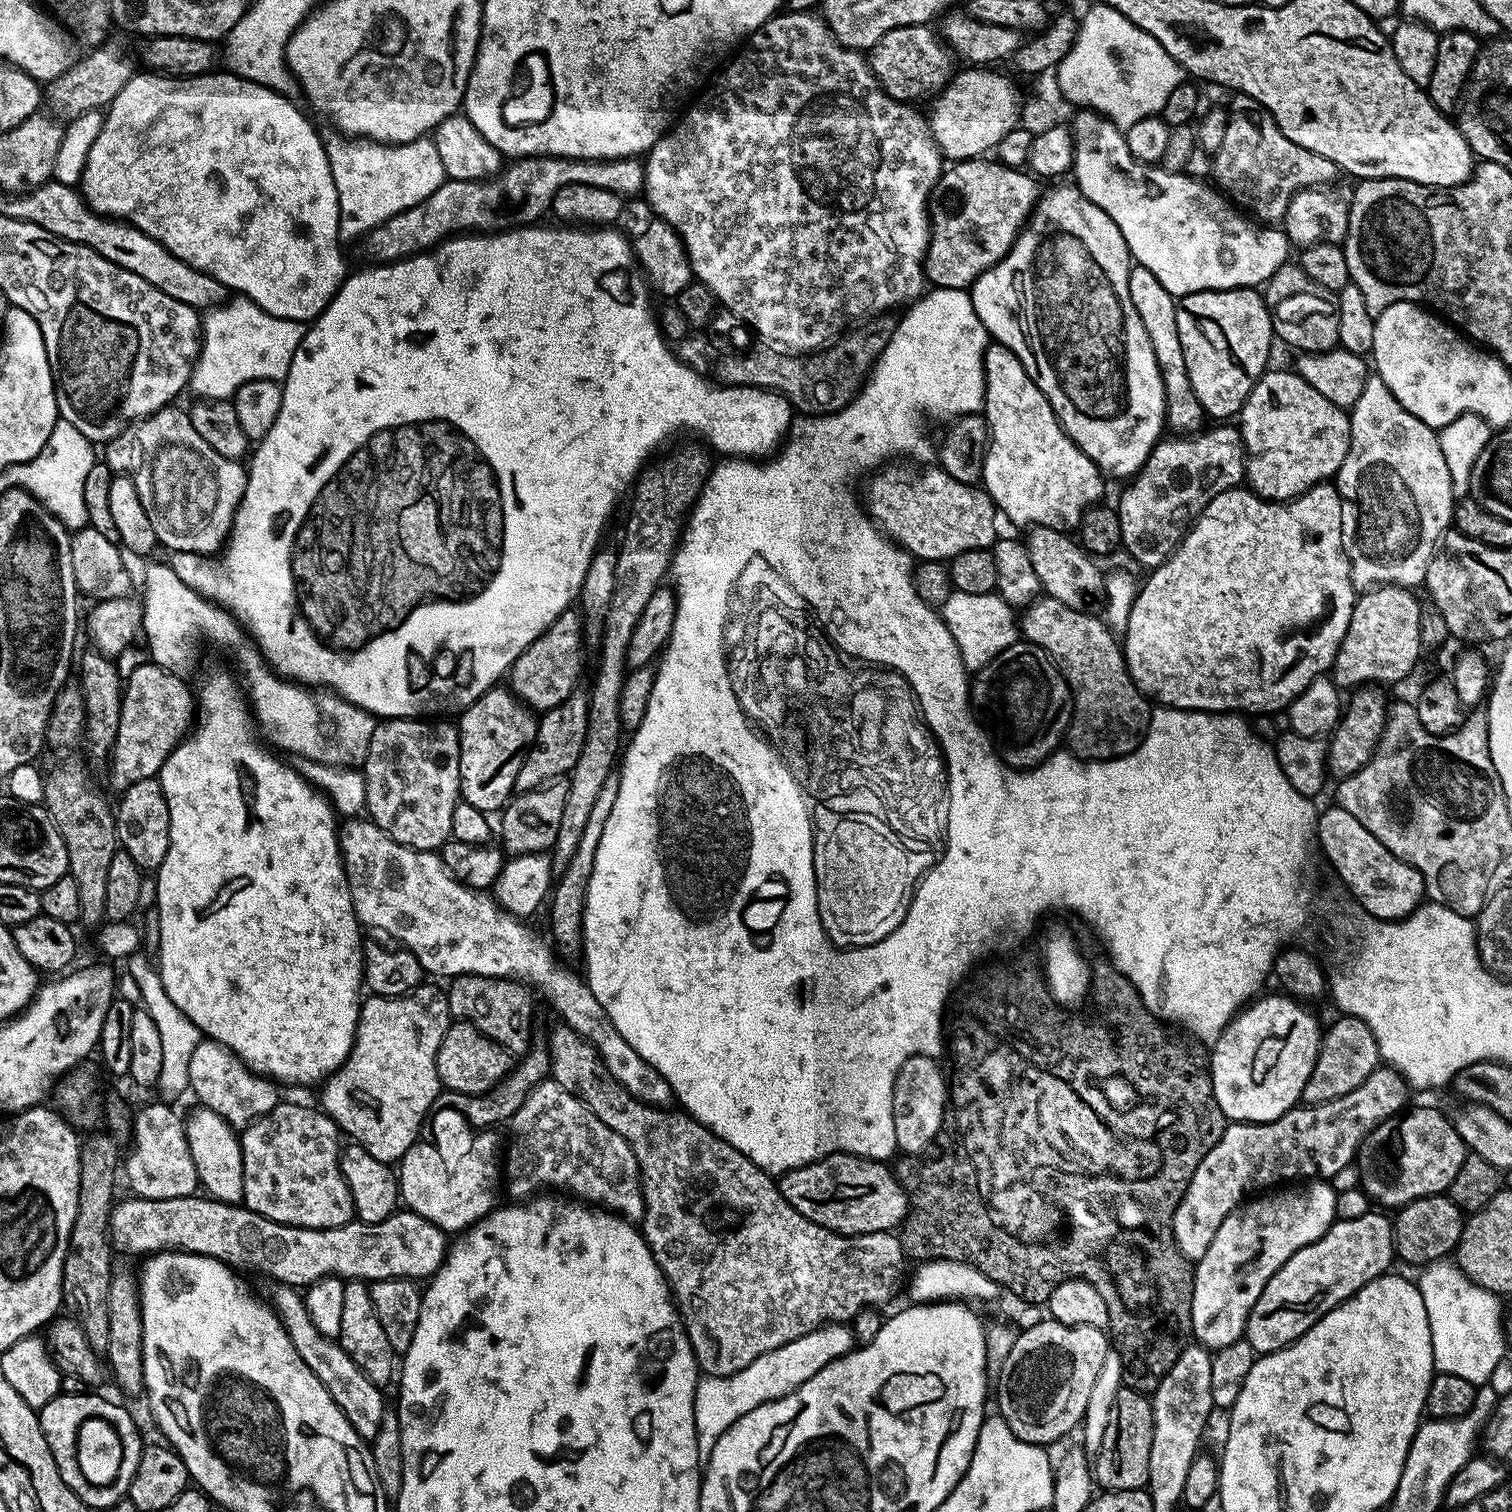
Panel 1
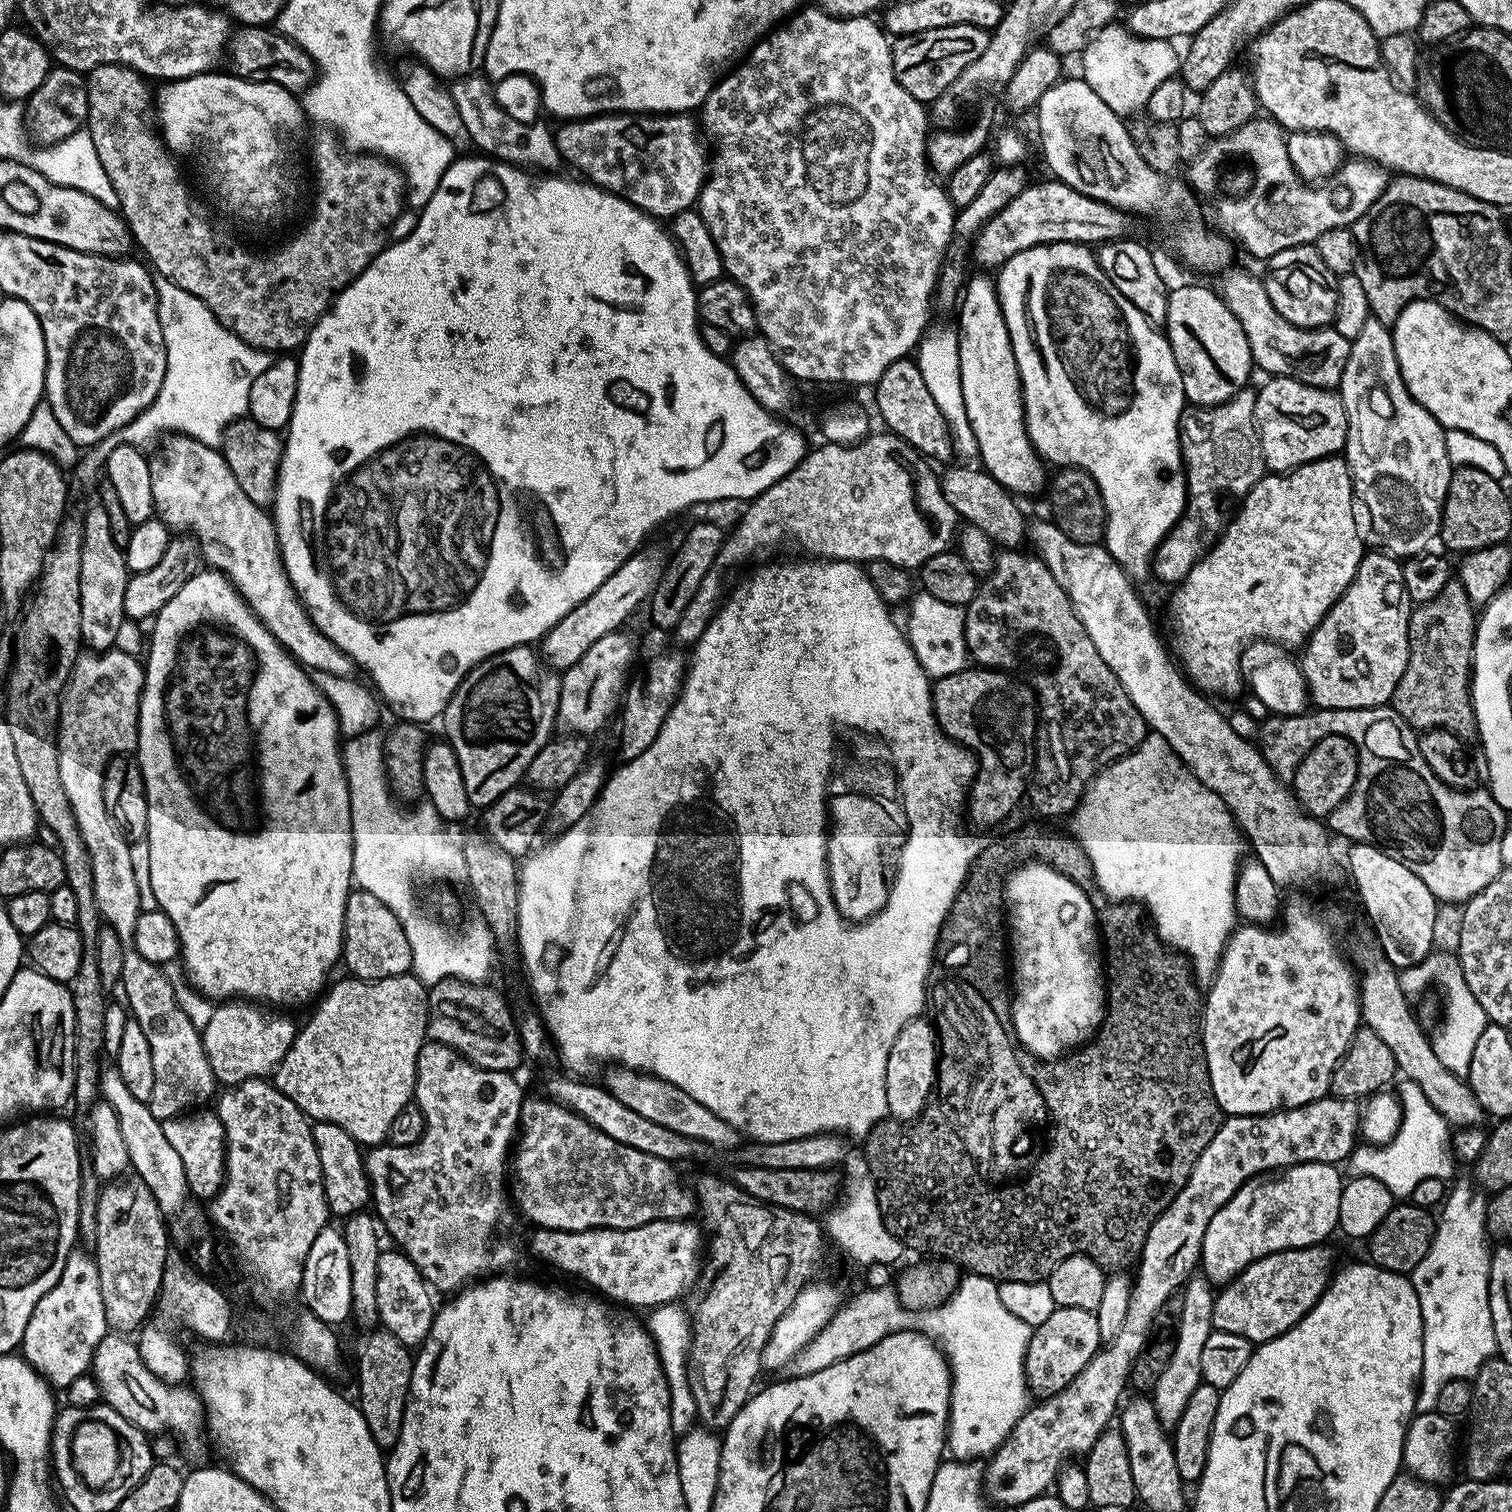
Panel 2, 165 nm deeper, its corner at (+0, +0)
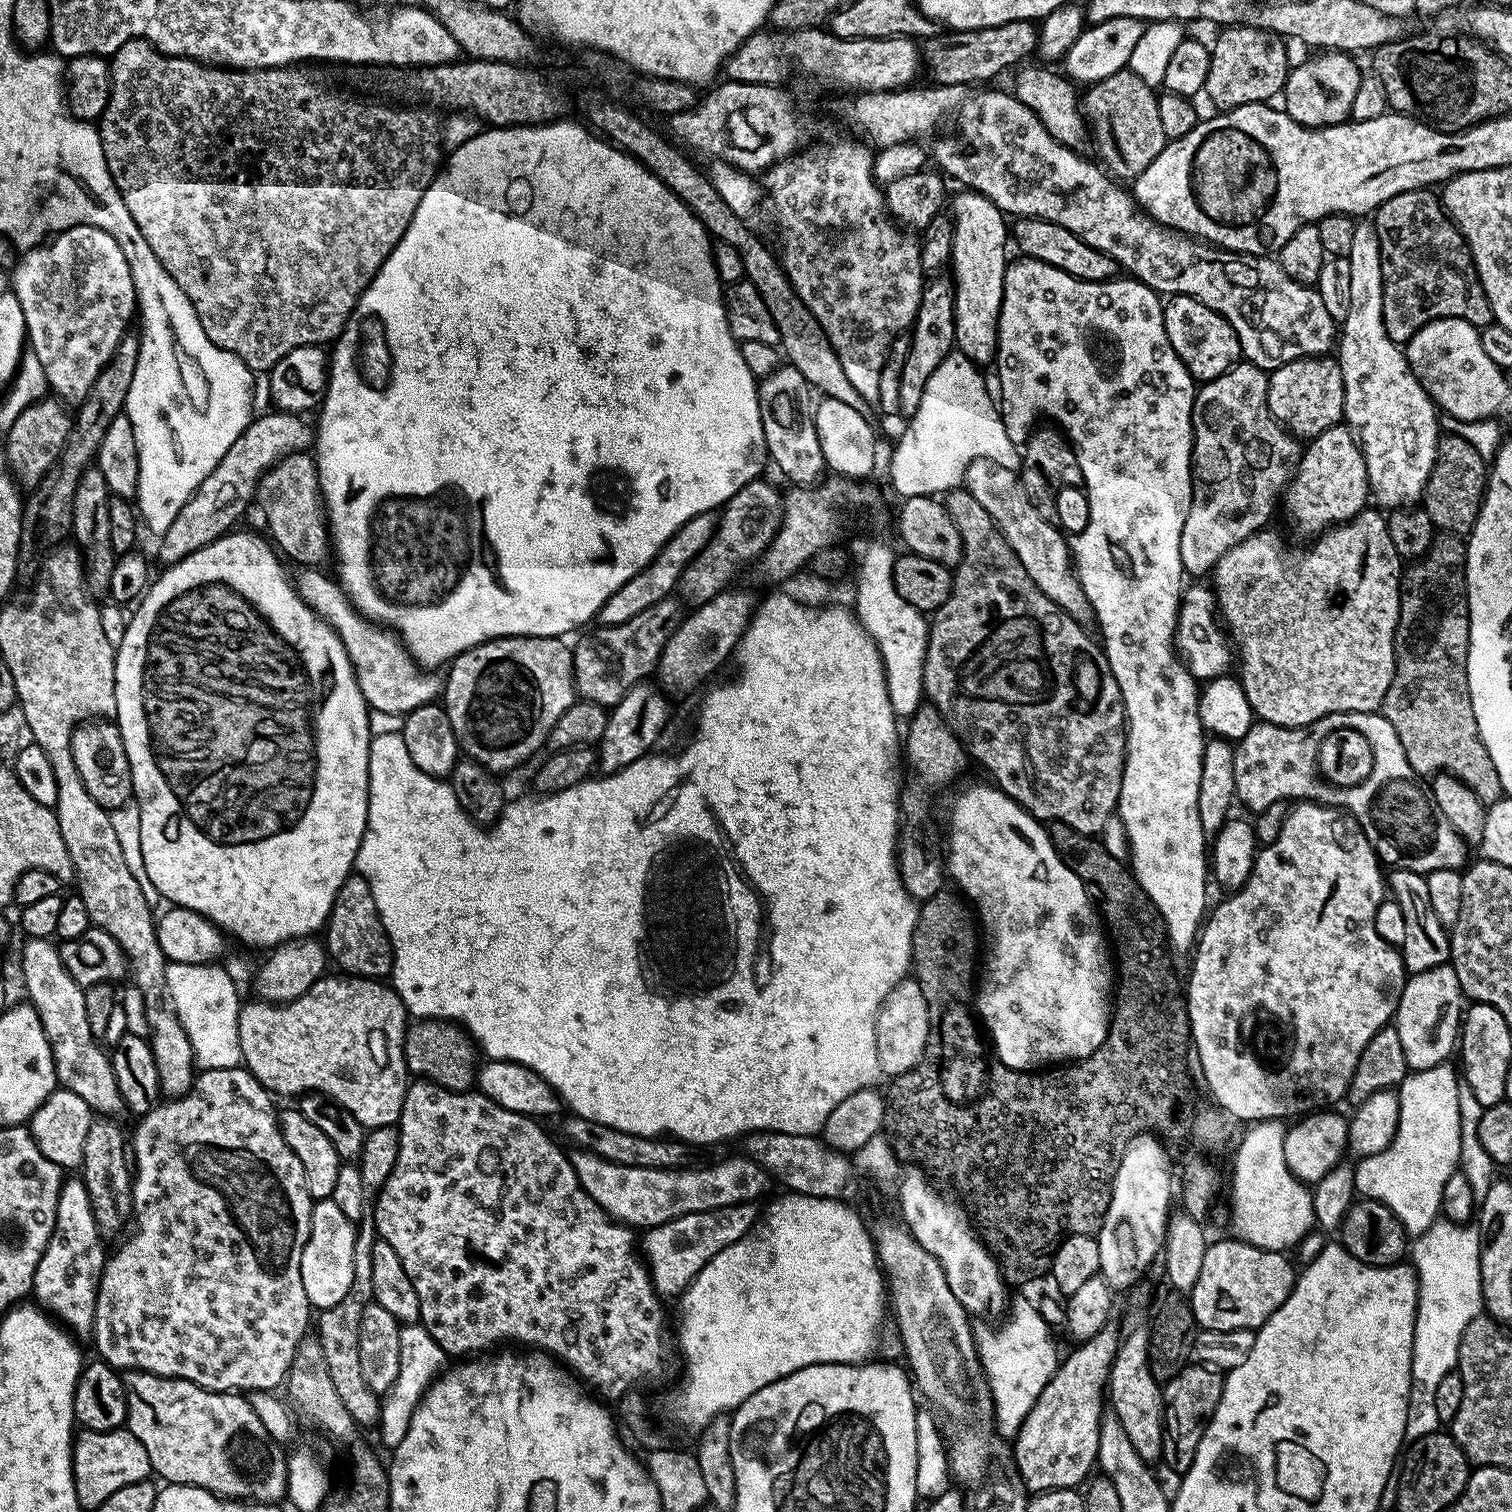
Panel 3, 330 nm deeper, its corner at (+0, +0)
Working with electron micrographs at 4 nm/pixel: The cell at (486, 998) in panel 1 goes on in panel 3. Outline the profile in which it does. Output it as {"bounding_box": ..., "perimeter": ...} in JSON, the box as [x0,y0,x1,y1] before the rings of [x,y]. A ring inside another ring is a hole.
{"bounding_box":[403,1018,478,1092],"perimeter":[[[424,1018],[411,1023],[404,1035],[403,1056],[413,1077],[430,1080],[451,1092],[467,1092],[473,1087],[478,1052],[472,1037],[453,1021]]]}

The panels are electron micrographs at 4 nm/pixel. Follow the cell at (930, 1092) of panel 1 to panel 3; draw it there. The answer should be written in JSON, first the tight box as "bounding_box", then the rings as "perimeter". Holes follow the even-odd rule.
{"bounding_box":[876,978,929,1078],"perimeter":[[[914,978],[899,980],[894,990],[890,990],[890,994],[882,1002],[876,1016],[876,1049],[881,1073],[885,1077],[888,1075],[888,1078],[895,1078],[918,1066],[926,1050],[929,1030],[928,1007],[922,994],[922,986],[918,986]]]}

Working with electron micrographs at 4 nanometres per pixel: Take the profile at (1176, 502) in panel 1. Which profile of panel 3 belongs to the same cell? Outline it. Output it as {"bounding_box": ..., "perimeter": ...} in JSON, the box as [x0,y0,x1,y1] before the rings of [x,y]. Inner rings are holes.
{"bounding_box":[1180,362,1302,578],"perimeter":[[[1237,362],[1231,368],[1213,380],[1205,380],[1196,389],[1196,400],[1192,404],[1192,501],[1190,510],[1186,514],[1186,522],[1182,526],[1182,542],[1180,543],[1180,553],[1182,554],[1182,566],[1185,573],[1192,578],[1204,578],[1216,567],[1216,563],[1230,550],[1246,538],[1250,538],[1256,532],[1265,527],[1264,524],[1272,516],[1272,511],[1277,511],[1278,501],[1282,493],[1287,489],[1288,483],[1296,474],[1296,468],[1300,465],[1302,455],[1302,444],[1297,437],[1293,436],[1283,424],[1273,418],[1272,411],[1268,409],[1268,378],[1269,373],[1263,368],[1254,366],[1247,362]]]}

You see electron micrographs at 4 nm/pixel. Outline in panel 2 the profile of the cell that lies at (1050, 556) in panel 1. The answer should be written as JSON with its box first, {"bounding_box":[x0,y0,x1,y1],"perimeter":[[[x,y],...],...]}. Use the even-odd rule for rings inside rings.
{"bounding_box":[940,468,1026,550],"perimeter":[[[948,468],[940,476],[940,489],[946,494],[946,502],[954,506],[961,521],[978,526],[992,543],[1004,550],[1016,550],[1026,540],[1024,516],[1016,505],[1017,497],[995,480],[988,472],[976,468]]]}

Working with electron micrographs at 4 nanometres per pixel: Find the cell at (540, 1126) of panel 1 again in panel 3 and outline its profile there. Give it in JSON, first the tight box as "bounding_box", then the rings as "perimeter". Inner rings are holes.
{"bounding_box":[570,1150,772,1230],"perimeter":[[[576,1150],[570,1156],[579,1182],[605,1213],[617,1223],[647,1230],[687,1213],[710,1212],[730,1205],[753,1203],[764,1193],[772,1177],[760,1164],[737,1154],[712,1168],[662,1169],[622,1166]]]}

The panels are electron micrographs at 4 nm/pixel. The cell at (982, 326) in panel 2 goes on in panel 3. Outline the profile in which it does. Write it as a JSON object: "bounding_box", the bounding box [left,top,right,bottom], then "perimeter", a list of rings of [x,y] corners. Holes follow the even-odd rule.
{"bounding_box":[950,190,1010,366],"perimeter":[[[964,190],[961,193],[961,196],[952,204],[952,225],[950,225],[950,231],[952,233],[950,276],[956,286],[956,348],[962,354],[966,354],[966,358],[970,358],[973,364],[985,366],[984,364],[991,365],[993,363],[997,349],[996,338],[1000,330],[1000,307],[1002,306],[1002,298],[1004,297],[1004,269],[1006,267],[1004,247],[1010,244],[1010,224],[1006,219],[1005,213],[1001,212],[998,206],[994,206],[994,202],[990,202],[986,197],[980,195],[980,193],[971,190]]]}

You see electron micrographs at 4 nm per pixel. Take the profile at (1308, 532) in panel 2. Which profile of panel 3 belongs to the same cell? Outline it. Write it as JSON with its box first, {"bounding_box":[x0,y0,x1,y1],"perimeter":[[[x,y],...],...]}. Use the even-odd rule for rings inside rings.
{"bounding_box":[1282,423,1370,538],"perimeter":[[[1343,423],[1335,424],[1330,430],[1311,437],[1309,444],[1312,445],[1303,449],[1296,474],[1283,493],[1282,512],[1284,508],[1298,535],[1315,538],[1363,512],[1370,500],[1370,489],[1364,451],[1353,429]]]}

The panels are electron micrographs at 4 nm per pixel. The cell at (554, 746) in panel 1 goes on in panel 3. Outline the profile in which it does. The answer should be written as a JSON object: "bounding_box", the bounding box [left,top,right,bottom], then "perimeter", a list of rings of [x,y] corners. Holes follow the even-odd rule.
{"bounding_box":[572,598,685,710],"perimeter":[[[669,598],[662,602],[654,602],[650,610],[634,614],[634,618],[630,618],[624,624],[596,626],[593,632],[585,631],[585,636],[572,648],[572,669],[577,693],[583,699],[598,702],[609,710],[618,702],[622,702],[624,695],[635,684],[653,675],[666,642],[685,615],[681,601]]]}

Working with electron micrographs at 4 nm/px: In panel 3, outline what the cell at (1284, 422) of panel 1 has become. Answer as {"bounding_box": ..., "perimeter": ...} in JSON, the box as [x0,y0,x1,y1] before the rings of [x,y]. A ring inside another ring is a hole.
{"bounding_box":[1268,354,1344,438],"perimeter":[[[1328,354],[1308,356],[1271,369],[1268,409],[1272,411],[1273,418],[1297,438],[1317,436],[1341,423],[1344,420],[1344,383],[1339,359]]]}

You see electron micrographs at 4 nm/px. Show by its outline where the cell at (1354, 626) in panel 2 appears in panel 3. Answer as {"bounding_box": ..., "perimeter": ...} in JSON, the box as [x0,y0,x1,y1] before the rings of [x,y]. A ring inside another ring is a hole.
{"bounding_box":[1210,507,1402,728],"perimeter":[[[1365,507],[1352,520],[1344,524],[1337,524],[1327,532],[1315,537],[1313,548],[1308,548],[1297,558],[1284,545],[1284,540],[1276,532],[1261,530],[1250,538],[1238,542],[1222,558],[1210,573],[1210,584],[1216,593],[1216,607],[1222,617],[1223,627],[1234,645],[1235,655],[1238,657],[1238,679],[1242,690],[1246,694],[1246,702],[1250,702],[1253,717],[1257,721],[1283,726],[1283,728],[1307,728],[1315,720],[1329,716],[1335,712],[1375,712],[1381,707],[1386,698],[1386,690],[1390,690],[1390,682],[1394,678],[1396,665],[1396,627],[1400,613],[1400,577],[1402,575],[1402,559],[1394,550],[1390,542],[1388,521],[1383,511],[1375,507]]]}

